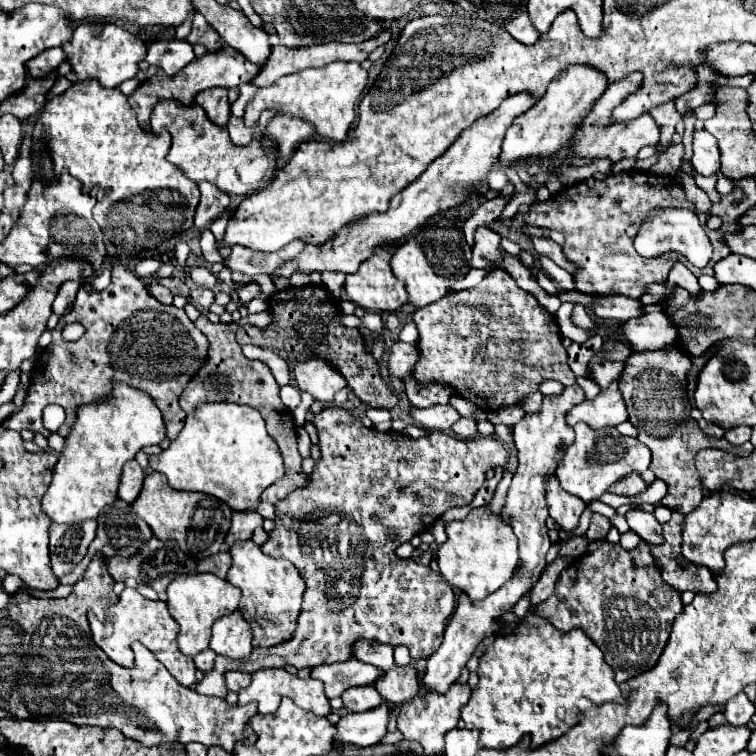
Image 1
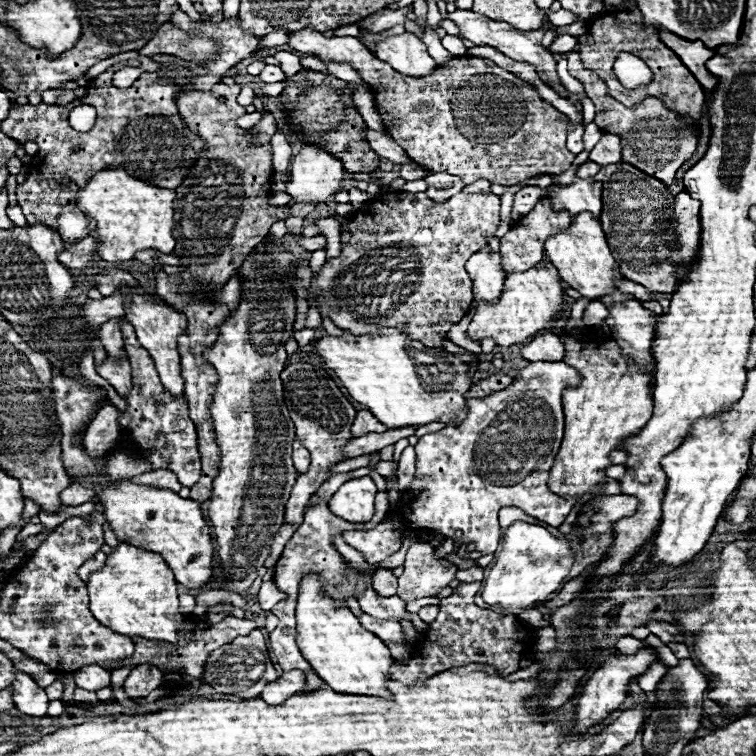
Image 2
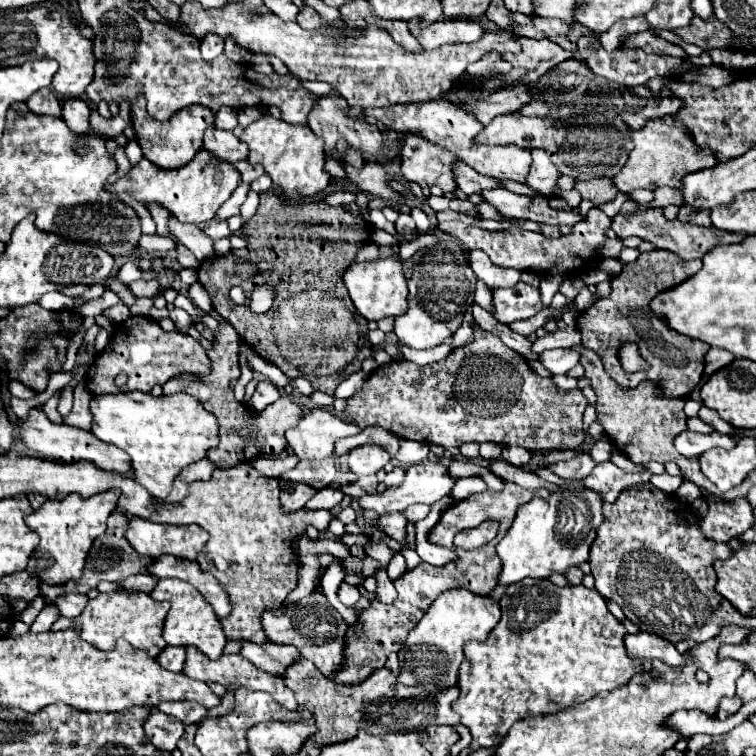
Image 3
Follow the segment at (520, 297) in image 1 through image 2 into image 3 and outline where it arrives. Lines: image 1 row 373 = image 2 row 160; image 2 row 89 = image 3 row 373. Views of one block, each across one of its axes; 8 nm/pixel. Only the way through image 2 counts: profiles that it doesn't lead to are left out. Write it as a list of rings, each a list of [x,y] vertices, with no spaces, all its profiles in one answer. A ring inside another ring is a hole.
[[[474,326],[476,340],[470,346],[454,348],[452,354],[428,366],[418,366],[408,360],[390,362],[374,370],[362,384],[362,388],[346,400],[344,412],[360,426],[380,426],[388,432],[426,444],[438,444],[444,448],[458,448],[466,442],[494,442],[500,446],[524,446],[530,452],[546,450],[576,450],[586,434],[582,428],[582,414],[586,410],[586,398],[576,388],[568,396],[558,396],[550,378],[534,374],[518,352],[502,344],[502,340],[490,332],[482,332]],[[462,400],[480,400],[482,404],[462,404]]]

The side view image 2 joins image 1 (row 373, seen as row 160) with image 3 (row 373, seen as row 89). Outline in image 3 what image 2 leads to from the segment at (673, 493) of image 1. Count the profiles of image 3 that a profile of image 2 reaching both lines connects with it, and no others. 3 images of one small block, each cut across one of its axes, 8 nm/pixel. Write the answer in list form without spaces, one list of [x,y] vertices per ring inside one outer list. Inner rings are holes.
[[[572,346],[572,350],[576,350],[580,354],[580,364],[584,366],[584,376],[590,380],[590,386],[594,388],[596,396],[598,396],[598,404],[596,404],[596,420],[602,424],[602,428],[606,430],[606,434],[614,440],[616,448],[626,454],[632,462],[636,464],[646,464],[646,462],[676,462],[682,470],[684,470],[684,478],[694,482],[696,486],[718,494],[719,498],[733,500],[746,496],[748,490],[752,488],[746,480],[740,488],[732,488],[726,492],[720,492],[718,488],[712,488],[712,484],[708,484],[708,480],[704,480],[704,474],[700,472],[698,466],[698,458],[686,458],[680,452],[676,452],[672,440],[676,434],[686,430],[686,414],[684,414],[684,398],[676,398],[676,400],[668,400],[662,396],[660,388],[656,388],[656,384],[644,380],[638,384],[638,388],[634,390],[626,390],[620,388],[602,368],[602,360],[596,356],[596,352],[588,352],[584,346]]]

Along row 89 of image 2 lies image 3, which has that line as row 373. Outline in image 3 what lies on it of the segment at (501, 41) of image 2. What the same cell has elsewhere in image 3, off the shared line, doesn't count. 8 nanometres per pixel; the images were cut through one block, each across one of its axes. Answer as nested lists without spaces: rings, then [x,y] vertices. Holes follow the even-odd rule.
[[[546,350],[540,354],[542,366],[552,374],[566,374],[570,368],[578,364],[578,352],[574,350]]]

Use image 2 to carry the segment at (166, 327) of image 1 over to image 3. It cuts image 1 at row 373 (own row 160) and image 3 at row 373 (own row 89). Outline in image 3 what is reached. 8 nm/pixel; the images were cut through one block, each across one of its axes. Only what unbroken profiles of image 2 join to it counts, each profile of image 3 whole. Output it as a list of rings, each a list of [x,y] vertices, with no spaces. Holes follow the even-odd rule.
[[[130,316],[126,322],[116,326],[114,334],[110,334],[108,346],[90,368],[88,376],[102,376],[106,380],[86,382],[86,386],[94,396],[118,394],[118,388],[114,386],[112,380],[120,372],[128,374],[128,384],[120,390],[150,392],[156,384],[164,384],[166,380],[180,376],[180,374],[208,376],[212,372],[212,362],[206,350],[202,348],[202,344],[196,342],[192,336],[180,334],[180,332],[164,332],[156,320],[146,318],[146,316]]]

